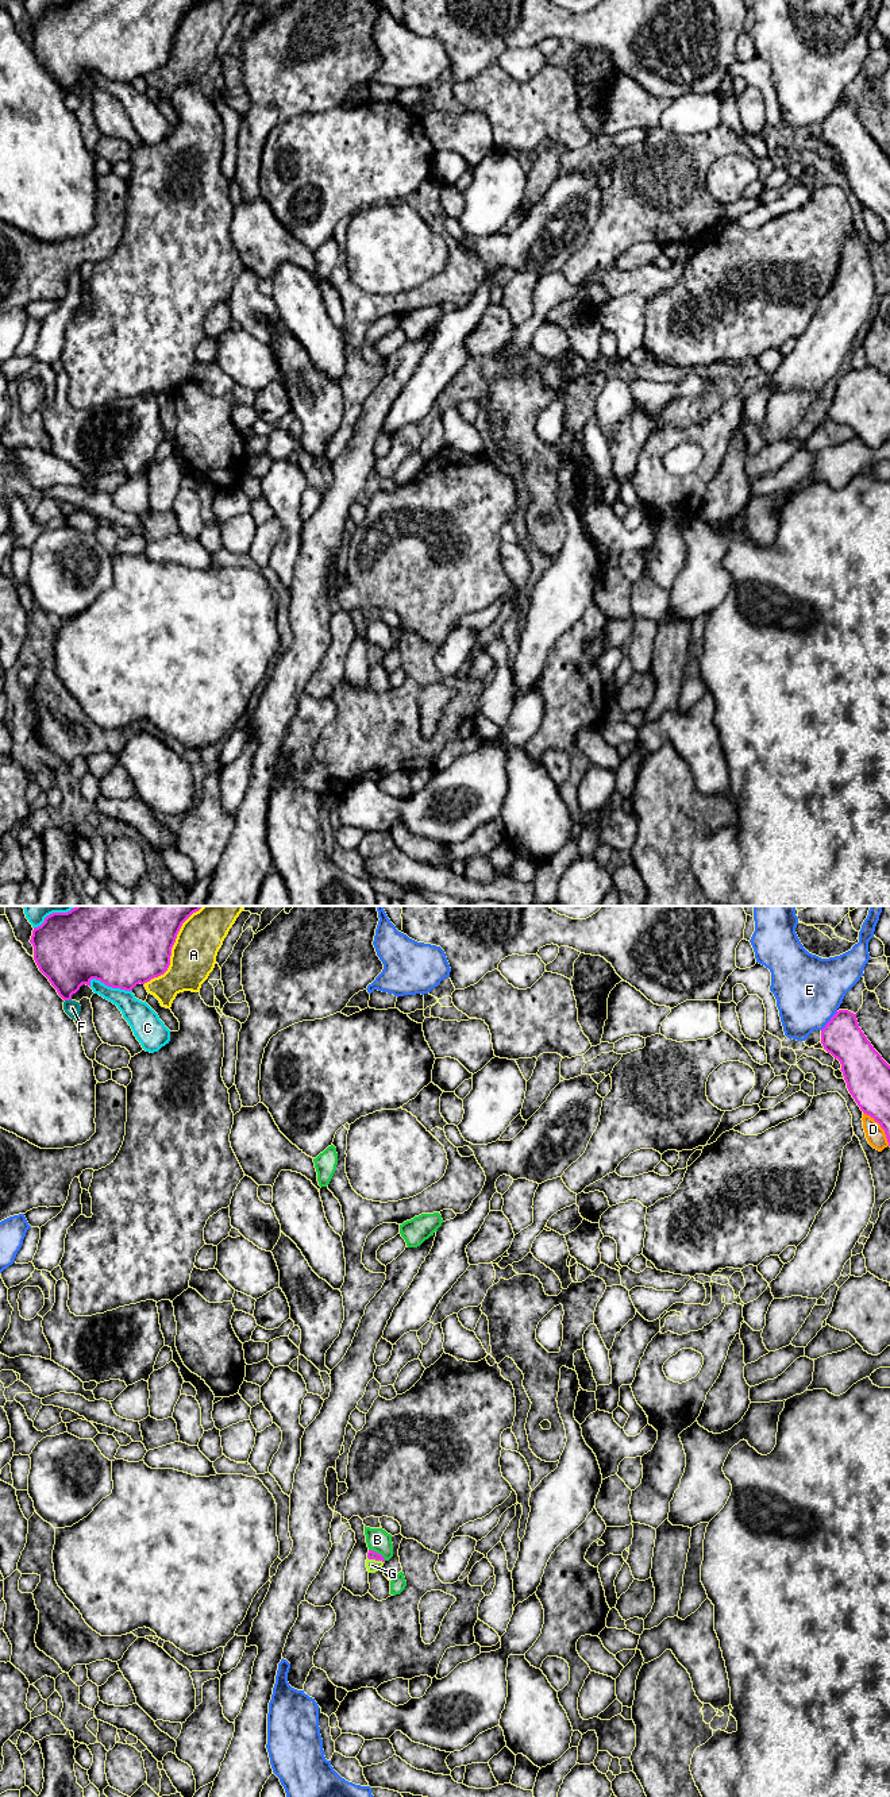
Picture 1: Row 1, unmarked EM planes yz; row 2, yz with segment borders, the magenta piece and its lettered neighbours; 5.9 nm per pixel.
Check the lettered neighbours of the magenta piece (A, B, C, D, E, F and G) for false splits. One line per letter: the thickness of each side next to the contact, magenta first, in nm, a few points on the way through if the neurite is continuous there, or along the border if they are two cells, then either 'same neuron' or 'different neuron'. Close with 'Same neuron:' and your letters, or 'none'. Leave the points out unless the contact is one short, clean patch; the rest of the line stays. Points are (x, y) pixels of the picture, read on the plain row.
A: calibres 460 and 280 nm; different neuron
B: calibres 50 and 140 nm; different neuron
C: calibres 480 and 160 nm; different neuron
D: calibres 240 and 120 nm; different neuron
E: calibres 240 and 400 nm; different neuron
F: calibres 360 and 90 nm; border yz (70, 91), (65, 93); different neuron
G: calibres 50 and 70 nm; way yz (372, 647), (376, 652), (372, 658); same neuron
Same neuron: G

